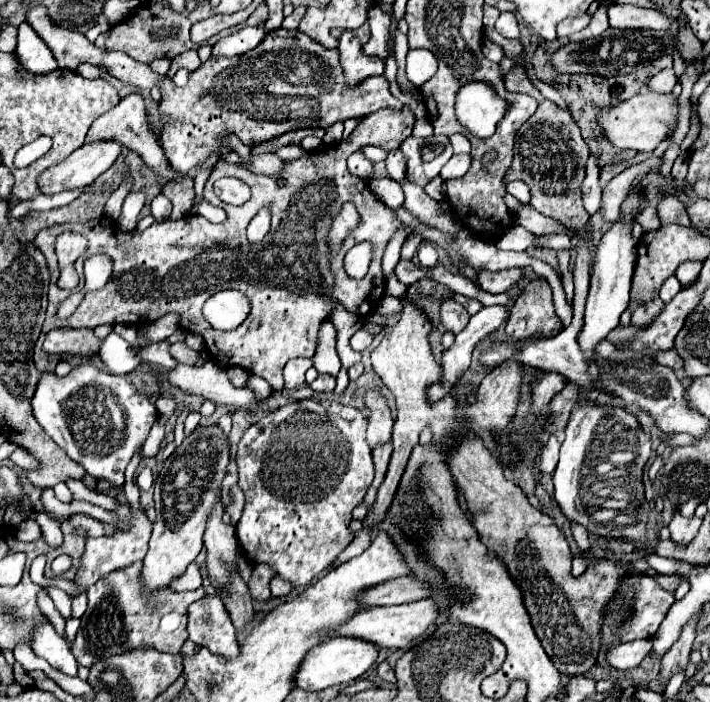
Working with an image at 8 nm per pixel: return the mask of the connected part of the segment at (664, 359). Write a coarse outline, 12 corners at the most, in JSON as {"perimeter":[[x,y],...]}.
{"perimeter":[[675,349],[657,351],[653,359],[675,369],[683,367],[683,359]]}

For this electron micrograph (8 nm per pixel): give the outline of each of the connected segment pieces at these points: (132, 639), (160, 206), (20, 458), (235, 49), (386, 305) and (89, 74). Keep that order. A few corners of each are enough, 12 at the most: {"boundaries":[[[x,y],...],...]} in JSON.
{"boundaries":[[[135,563],[87,589],[79,665],[181,651],[187,593],[145,591]],[[159,193],[151,201],[151,213],[156,222],[171,214],[172,203]],[[15,449],[9,457],[21,469],[37,469],[33,455]],[[245,27],[223,37],[211,57],[237,57],[255,49],[263,27]],[[384,296],[376,311],[389,317],[401,309],[401,301]],[[89,63],[79,65],[75,71],[87,79],[103,77],[101,67]]]}

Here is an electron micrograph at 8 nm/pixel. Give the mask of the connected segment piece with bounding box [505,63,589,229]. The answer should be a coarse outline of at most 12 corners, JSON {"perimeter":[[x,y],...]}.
{"perimeter":[[521,65],[509,91],[535,97],[515,137],[507,181],[531,205],[585,229],[587,143],[567,111],[545,99]]}

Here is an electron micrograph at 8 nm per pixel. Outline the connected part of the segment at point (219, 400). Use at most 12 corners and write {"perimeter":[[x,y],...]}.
{"perimeter":[[219,361],[177,363],[167,381],[217,405],[249,409],[263,403],[235,387]]}

